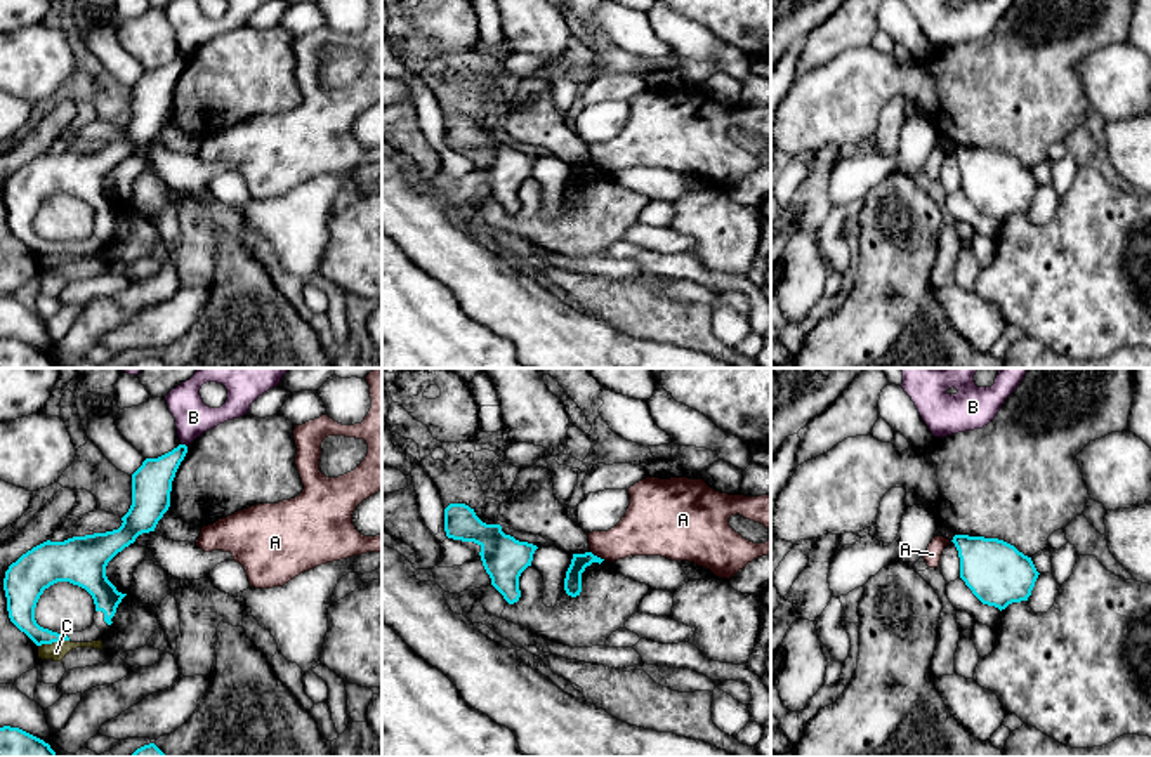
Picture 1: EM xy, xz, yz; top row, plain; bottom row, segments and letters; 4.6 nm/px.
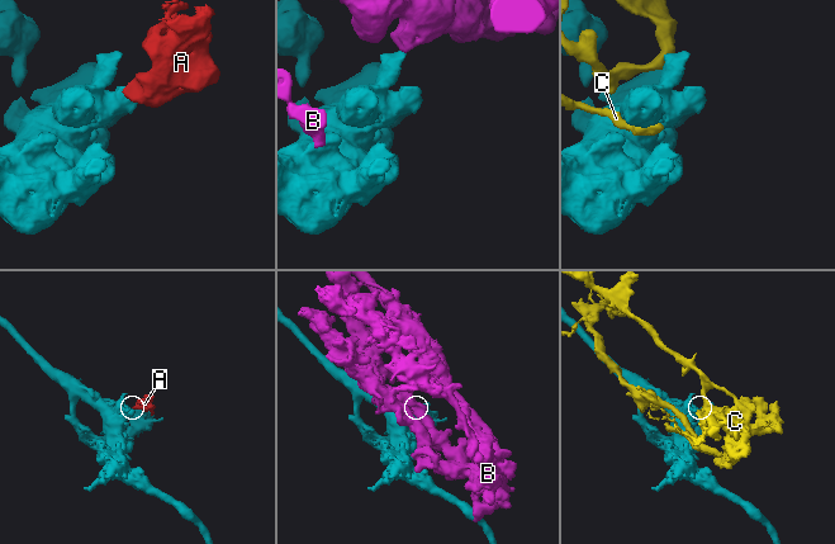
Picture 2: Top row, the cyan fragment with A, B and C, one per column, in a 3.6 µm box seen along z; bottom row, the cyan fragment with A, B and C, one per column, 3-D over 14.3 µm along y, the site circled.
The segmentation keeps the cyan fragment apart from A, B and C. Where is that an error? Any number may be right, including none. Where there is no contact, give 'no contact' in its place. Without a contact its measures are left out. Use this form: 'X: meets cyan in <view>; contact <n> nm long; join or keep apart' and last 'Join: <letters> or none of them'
A: meets cyan in xz; contact 80 nm long; keep apart
B: meets cyan in xy; contact 30 nm long; keep apart
C: meets cyan in xy; contact 150 nm long; keep apart
Join: none of them

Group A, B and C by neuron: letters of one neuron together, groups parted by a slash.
A / B / C

